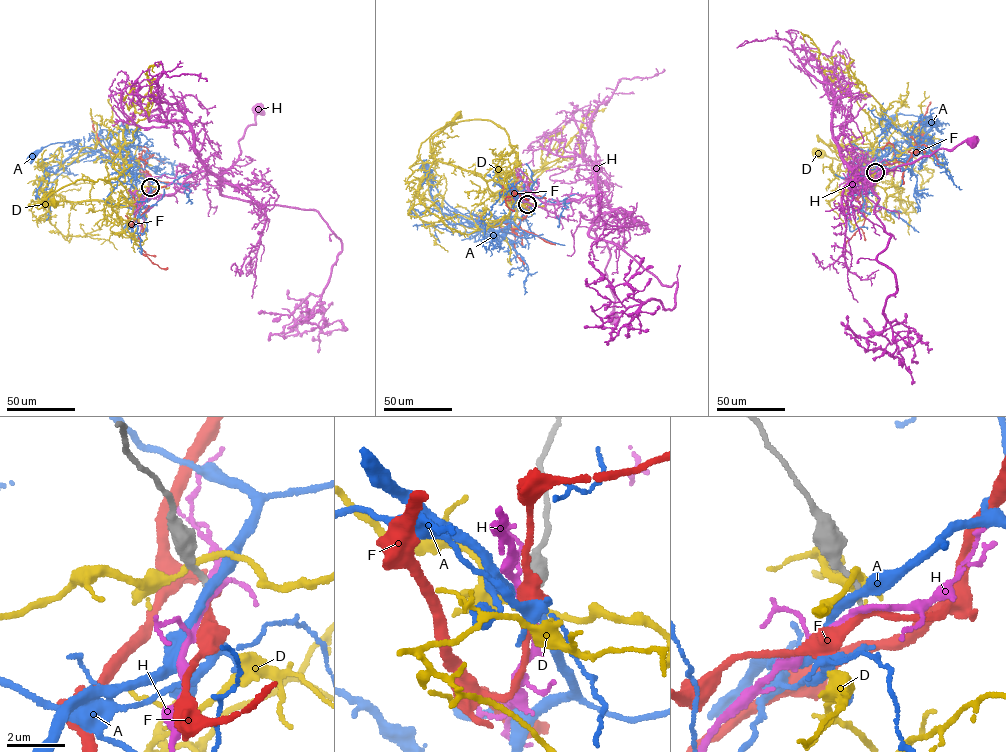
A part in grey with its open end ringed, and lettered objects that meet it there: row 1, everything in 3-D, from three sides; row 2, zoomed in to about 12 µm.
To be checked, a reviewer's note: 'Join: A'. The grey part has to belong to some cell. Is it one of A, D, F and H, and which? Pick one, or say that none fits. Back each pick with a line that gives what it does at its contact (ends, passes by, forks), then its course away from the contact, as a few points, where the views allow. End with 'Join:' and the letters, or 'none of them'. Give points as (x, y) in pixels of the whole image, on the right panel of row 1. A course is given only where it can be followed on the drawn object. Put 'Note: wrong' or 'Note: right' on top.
Note: wrong
F: it passes by | via (875, 172), (879, 173), (883, 165), (906, 162), (912, 152), (918, 151), (922, 136), (919, 123), (931, 102)
Join: F

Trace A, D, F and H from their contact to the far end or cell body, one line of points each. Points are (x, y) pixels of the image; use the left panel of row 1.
A: (150, 186), (152, 182), (148, 177), (137, 176), (104, 155), (69, 142), (51, 144), (33, 156)
D: (150, 186), (128, 193), (116, 179), (77, 180), (30, 208), (54, 202)
F: (150, 187), (151, 176), (143, 171), (140, 160), (126, 155), (118, 156), (102, 147), (91, 117)
H: (150, 187), (147, 200), (173, 194), (202, 172), (224, 180), (260, 109)

